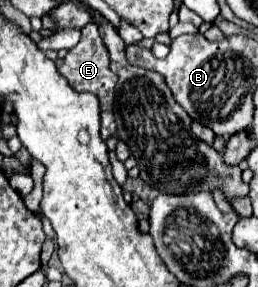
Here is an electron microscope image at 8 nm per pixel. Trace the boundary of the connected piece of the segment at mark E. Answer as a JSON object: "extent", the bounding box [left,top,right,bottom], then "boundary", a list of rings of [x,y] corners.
{"extent":[59,24,117,138],"boundary":[[[87,24],[81,28],[81,40],[75,48],[69,50],[65,56],[63,66],[59,66],[59,72],[67,78],[73,90],[77,92],[93,92],[99,98],[101,104],[101,136],[109,138],[115,134],[115,118],[113,118],[113,94],[115,94],[115,82],[117,76],[109,68],[109,54],[105,44],[101,42],[101,36],[97,32],[95,24]]]}

